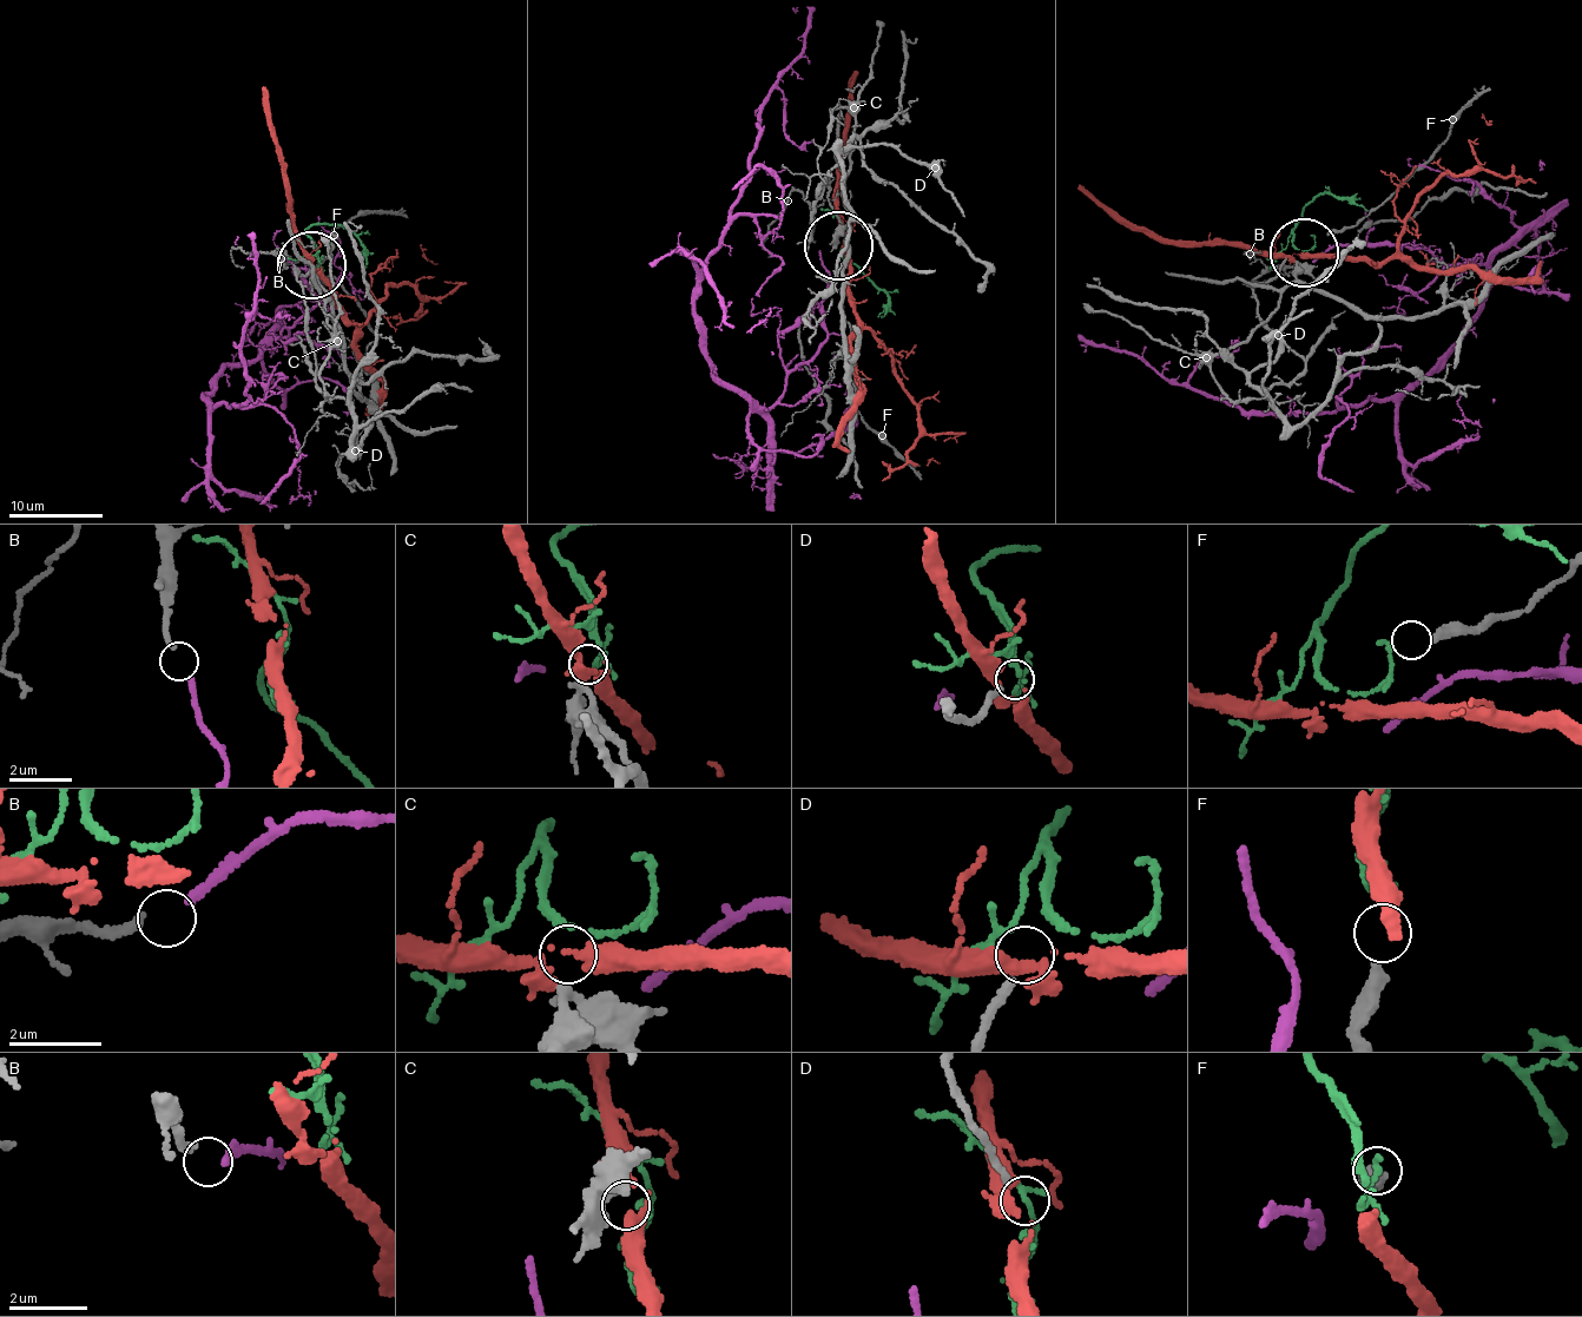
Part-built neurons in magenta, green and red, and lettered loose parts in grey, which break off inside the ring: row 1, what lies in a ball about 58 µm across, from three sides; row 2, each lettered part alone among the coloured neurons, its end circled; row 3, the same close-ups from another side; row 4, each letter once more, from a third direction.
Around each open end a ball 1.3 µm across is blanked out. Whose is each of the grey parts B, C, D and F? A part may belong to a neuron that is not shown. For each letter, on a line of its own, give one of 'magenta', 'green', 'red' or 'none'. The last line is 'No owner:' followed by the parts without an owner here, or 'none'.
B: magenta
C: green
D: none
F: none
No owner: D, F

